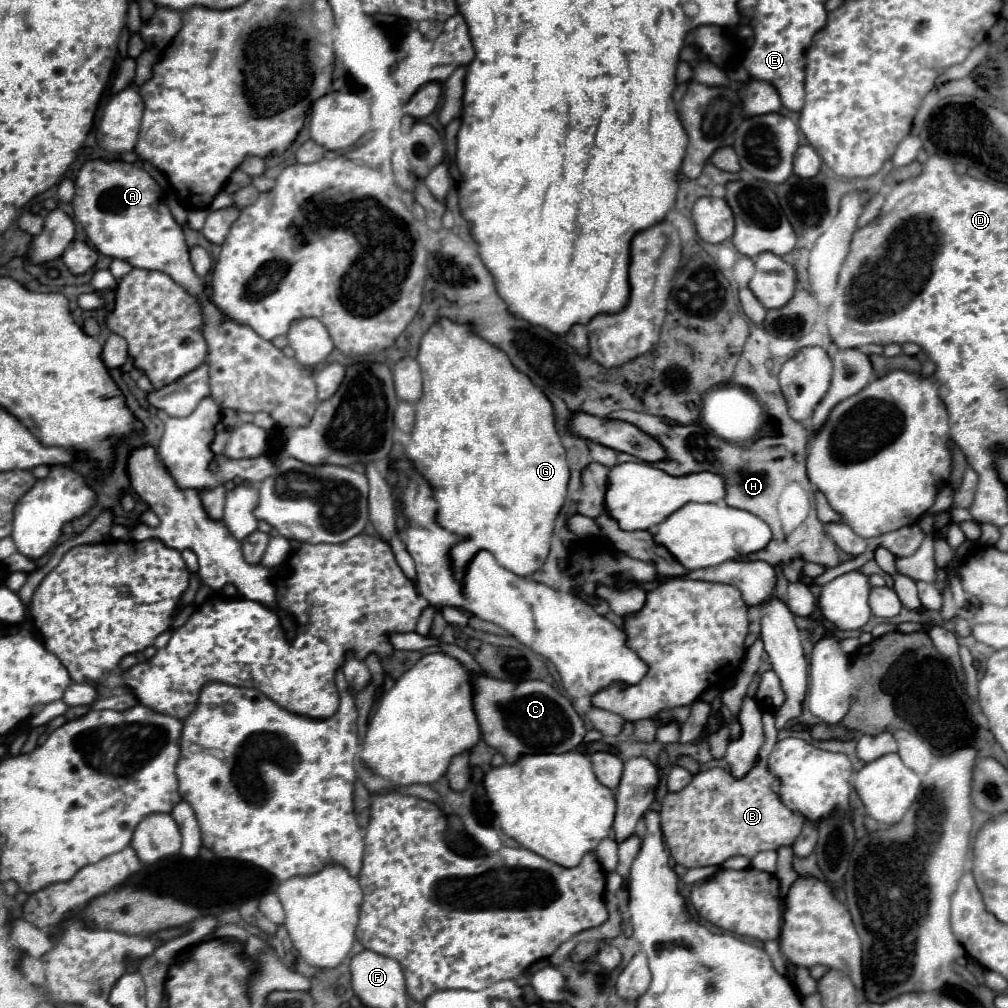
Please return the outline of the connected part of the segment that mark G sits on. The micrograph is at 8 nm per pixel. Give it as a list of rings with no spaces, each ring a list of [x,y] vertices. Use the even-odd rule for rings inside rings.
[[[440,317],[420,339],[420,347],[418,347],[418,357],[416,361],[420,363],[420,369],[422,369],[422,379],[424,379],[424,393],[420,397],[420,401],[416,403],[416,425],[414,425],[414,431],[412,431],[412,441],[406,445],[404,449],[404,455],[416,465],[416,469],[424,475],[424,479],[432,485],[434,489],[434,495],[436,495],[436,501],[438,501],[438,515],[436,515],[436,521],[456,533],[456,535],[464,535],[466,541],[458,543],[454,547],[454,557],[452,557],[452,567],[454,567],[454,575],[456,577],[462,577],[464,569],[466,569],[466,563],[472,559],[472,555],[480,549],[486,549],[490,551],[496,561],[506,567],[508,571],[516,573],[516,575],[532,575],[536,569],[542,567],[542,563],[546,561],[548,557],[548,549],[550,549],[550,539],[552,539],[552,529],[554,529],[554,521],[556,521],[556,515],[560,511],[560,507],[564,505],[564,497],[566,497],[566,485],[568,485],[568,477],[570,477],[570,471],[568,471],[568,463],[566,463],[566,451],[562,447],[562,441],[560,441],[560,435],[556,431],[556,425],[554,425],[554,407],[550,403],[550,399],[530,381],[528,375],[520,373],[510,357],[496,345],[488,343],[486,339],[478,337],[474,333],[474,327],[470,323],[456,323],[456,321],[450,321],[446,317]]]

